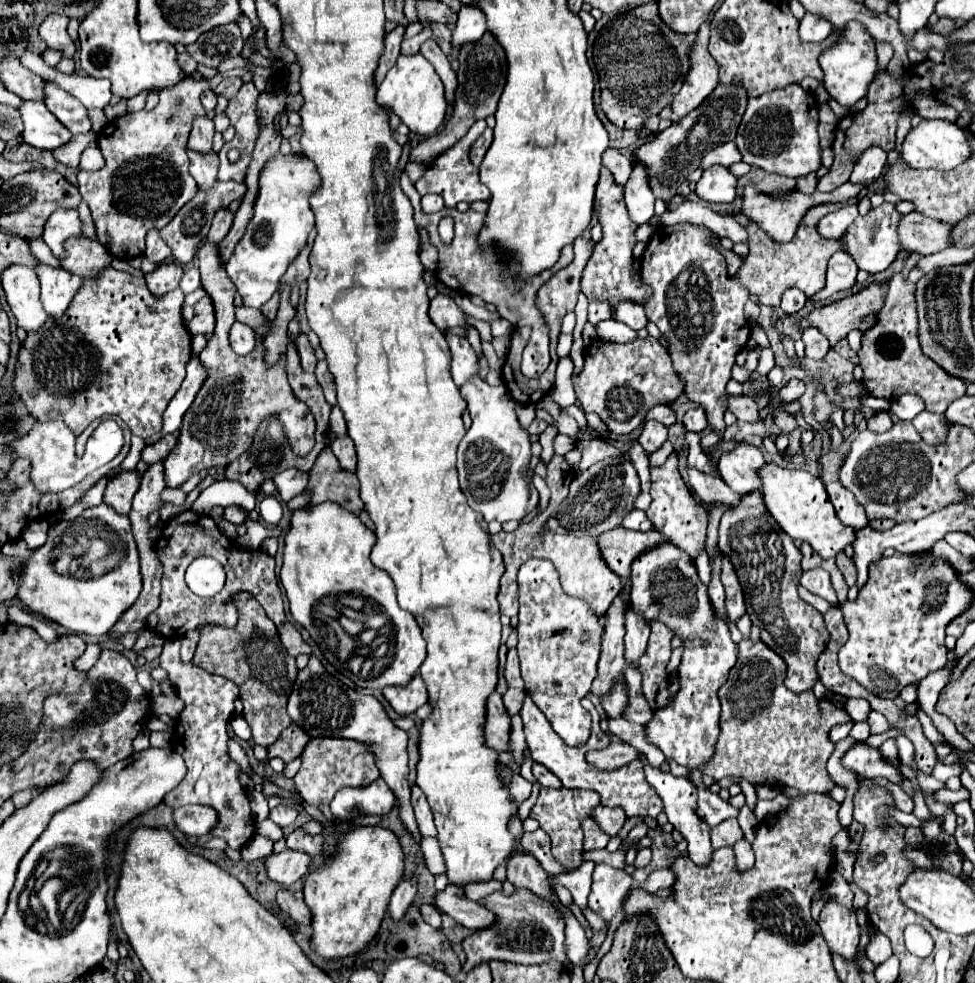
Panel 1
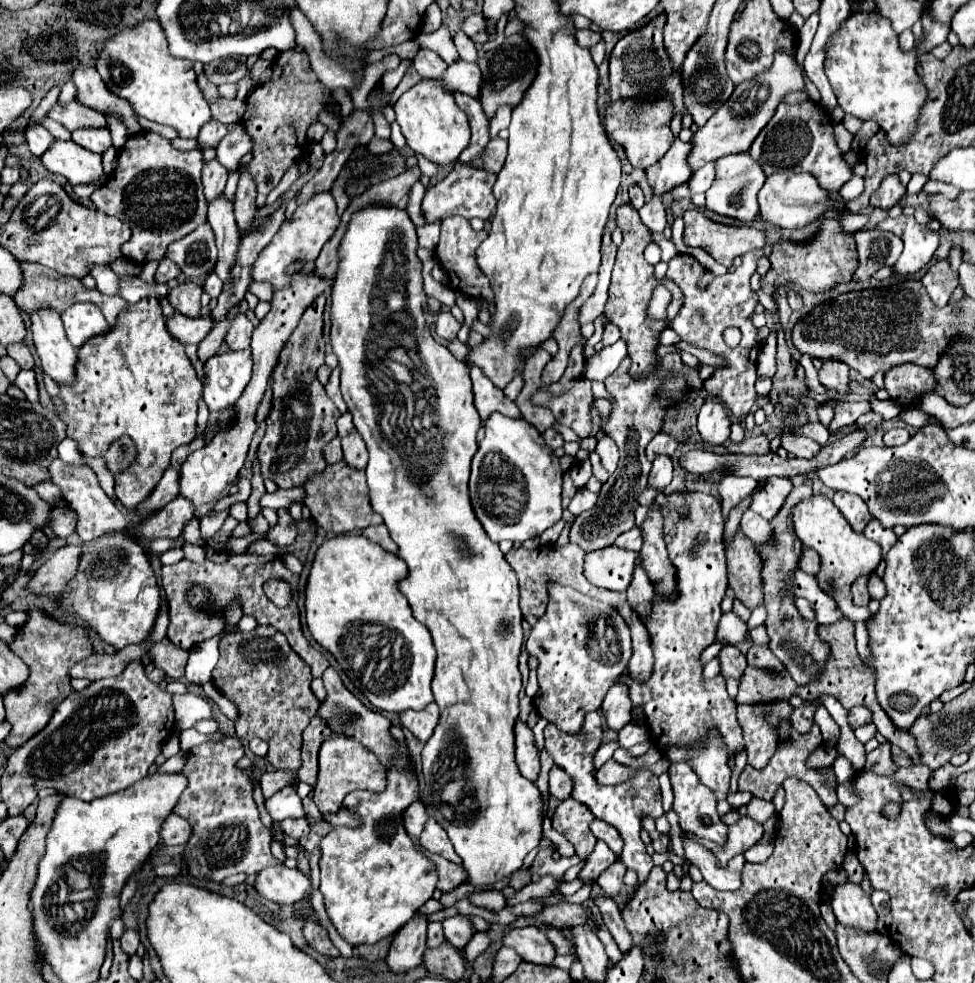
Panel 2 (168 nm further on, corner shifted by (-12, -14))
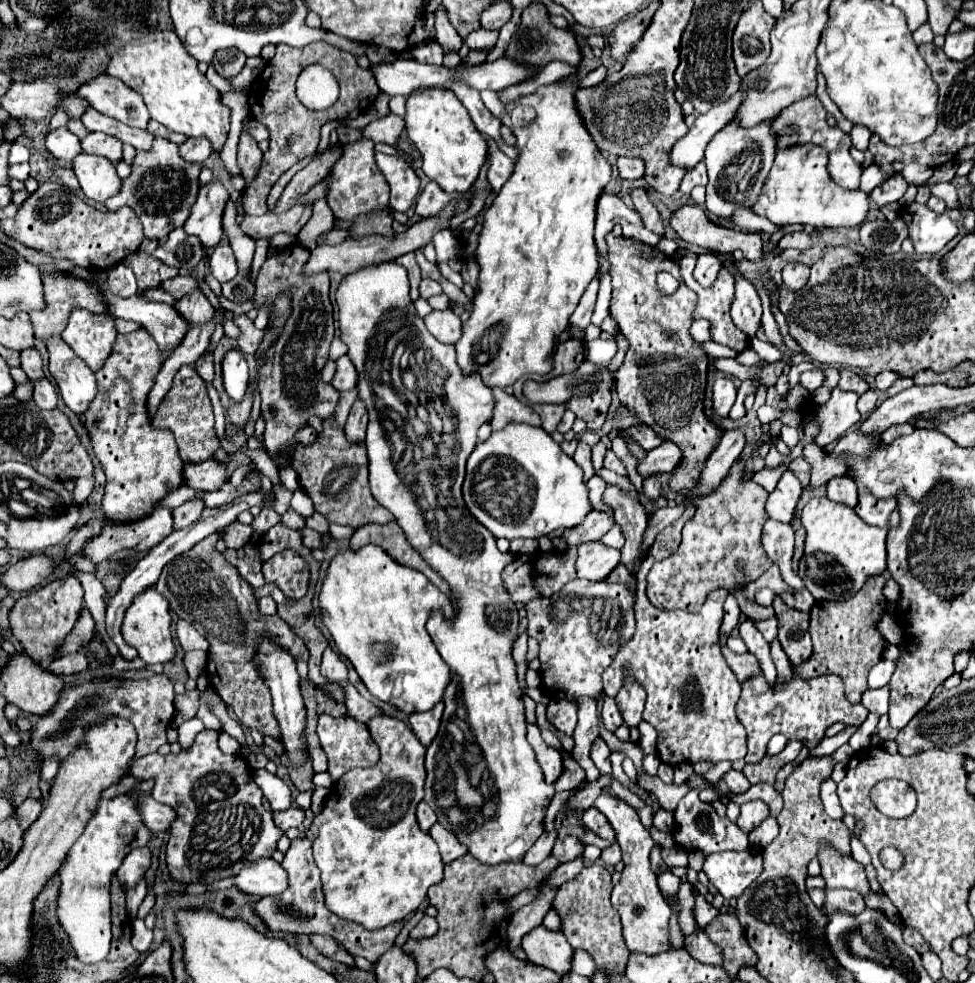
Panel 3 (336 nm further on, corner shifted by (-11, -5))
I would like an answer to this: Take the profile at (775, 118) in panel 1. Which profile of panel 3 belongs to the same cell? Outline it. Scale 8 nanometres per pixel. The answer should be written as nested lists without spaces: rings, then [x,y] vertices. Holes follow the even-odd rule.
[[[805,98],[805,100],[793,102],[785,110],[781,110],[781,114],[777,118],[773,118],[773,122],[771,122],[771,130],[777,136],[777,150],[787,150],[787,148],[799,146],[799,144],[817,144],[817,146],[825,148],[827,154],[829,154],[829,166],[827,166],[829,176],[839,186],[843,186],[847,190],[857,190],[859,188],[861,166],[849,156],[851,138],[849,138],[849,134],[845,134],[837,126],[829,126],[825,116],[827,116],[827,112],[817,98]]]

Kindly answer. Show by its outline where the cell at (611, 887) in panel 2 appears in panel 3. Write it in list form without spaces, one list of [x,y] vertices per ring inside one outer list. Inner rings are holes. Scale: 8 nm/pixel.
[[[617,842],[611,844],[611,846],[607,846],[607,848],[601,852],[601,860],[603,860],[605,864],[617,864],[617,862],[621,862],[621,848],[617,846]]]

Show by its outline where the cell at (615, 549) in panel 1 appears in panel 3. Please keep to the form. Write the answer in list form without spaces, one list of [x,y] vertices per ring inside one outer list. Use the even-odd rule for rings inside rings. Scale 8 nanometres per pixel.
[[[587,542],[579,546],[577,576],[593,582],[605,580],[621,562],[621,550],[609,548],[603,542]]]

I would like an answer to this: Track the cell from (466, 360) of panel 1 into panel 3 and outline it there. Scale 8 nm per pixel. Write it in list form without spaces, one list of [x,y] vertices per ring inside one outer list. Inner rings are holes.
[[[491,388],[491,392],[495,398],[493,416],[489,420],[493,430],[501,430],[501,426],[505,426],[505,422],[525,422],[531,426],[541,424],[537,412],[533,408],[525,406],[523,402],[519,402],[515,396],[505,394],[501,388]]]

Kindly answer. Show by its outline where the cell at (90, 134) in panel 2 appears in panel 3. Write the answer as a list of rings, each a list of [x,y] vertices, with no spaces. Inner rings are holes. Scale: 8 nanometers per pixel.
[[[89,132],[85,138],[81,138],[81,148],[89,154],[101,154],[109,158],[113,164],[121,160],[121,140],[103,132]]]

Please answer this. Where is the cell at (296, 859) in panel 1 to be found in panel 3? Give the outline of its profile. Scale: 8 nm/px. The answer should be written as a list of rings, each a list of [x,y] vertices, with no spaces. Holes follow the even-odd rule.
[[[259,858],[257,862],[249,862],[249,866],[235,876],[235,886],[245,894],[277,896],[289,888],[289,878],[279,862]]]

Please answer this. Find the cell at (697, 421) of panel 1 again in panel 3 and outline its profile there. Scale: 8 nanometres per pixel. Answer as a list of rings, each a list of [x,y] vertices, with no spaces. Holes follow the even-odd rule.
[[[717,378],[713,384],[713,394],[711,394],[711,410],[719,418],[727,418],[729,410],[735,402],[737,388],[731,378]]]

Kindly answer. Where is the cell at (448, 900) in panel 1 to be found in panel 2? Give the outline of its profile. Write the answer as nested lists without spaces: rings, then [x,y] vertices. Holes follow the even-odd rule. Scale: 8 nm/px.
[[[524,927],[524,929],[512,929],[506,931],[502,937],[502,943],[506,947],[512,947],[518,951],[522,961],[536,963],[536,965],[552,965],[556,957],[556,947],[548,941],[546,933],[536,927]]]

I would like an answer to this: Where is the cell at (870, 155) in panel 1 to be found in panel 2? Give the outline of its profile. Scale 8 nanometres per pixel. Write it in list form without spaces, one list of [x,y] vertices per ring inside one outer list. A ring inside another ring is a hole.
[[[888,175],[888,177],[882,181],[882,185],[880,185],[880,189],[876,191],[876,195],[872,195],[870,205],[888,211],[888,209],[892,209],[904,195],[906,195],[906,187],[900,183],[898,175]]]

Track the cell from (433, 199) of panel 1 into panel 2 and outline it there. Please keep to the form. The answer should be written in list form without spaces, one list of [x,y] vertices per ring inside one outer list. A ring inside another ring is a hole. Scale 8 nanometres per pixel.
[[[436,221],[436,223],[432,223],[432,225],[420,225],[420,227],[416,227],[416,235],[418,235],[418,243],[420,243],[420,247],[434,249],[434,247],[438,245],[440,223],[442,223],[442,221]]]

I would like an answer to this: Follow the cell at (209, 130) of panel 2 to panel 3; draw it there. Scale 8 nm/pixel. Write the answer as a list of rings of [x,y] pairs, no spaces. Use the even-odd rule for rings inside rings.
[[[189,138],[185,144],[181,144],[181,156],[189,162],[203,164],[211,154],[213,148],[207,138]]]

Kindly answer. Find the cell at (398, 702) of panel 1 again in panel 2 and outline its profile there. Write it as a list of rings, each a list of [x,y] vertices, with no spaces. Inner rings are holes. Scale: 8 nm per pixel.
[[[430,703],[426,709],[422,711],[404,711],[400,713],[400,721],[402,725],[420,741],[428,741],[434,733],[434,727],[438,725],[438,717],[440,717],[440,711],[438,711],[438,705],[436,703]]]

